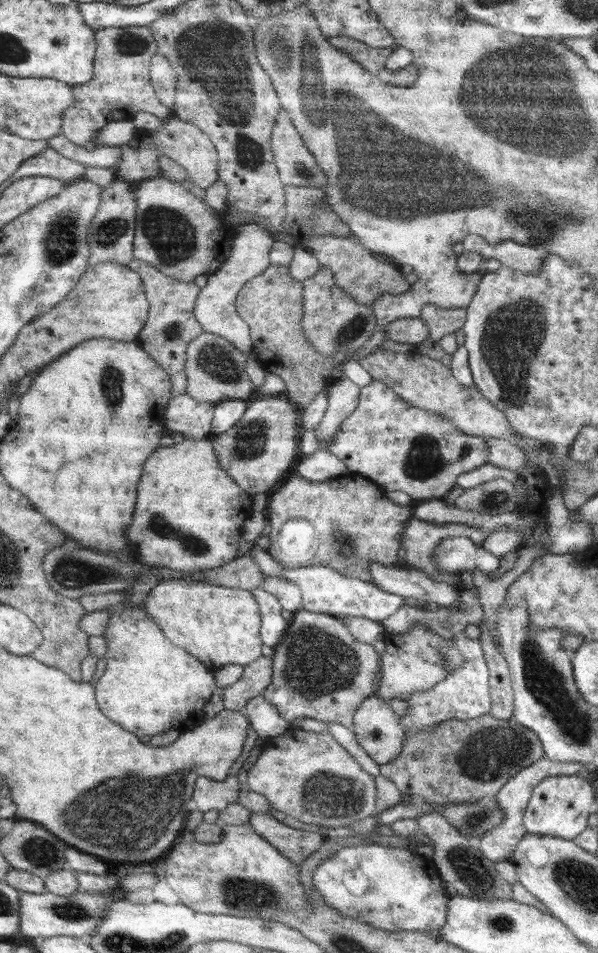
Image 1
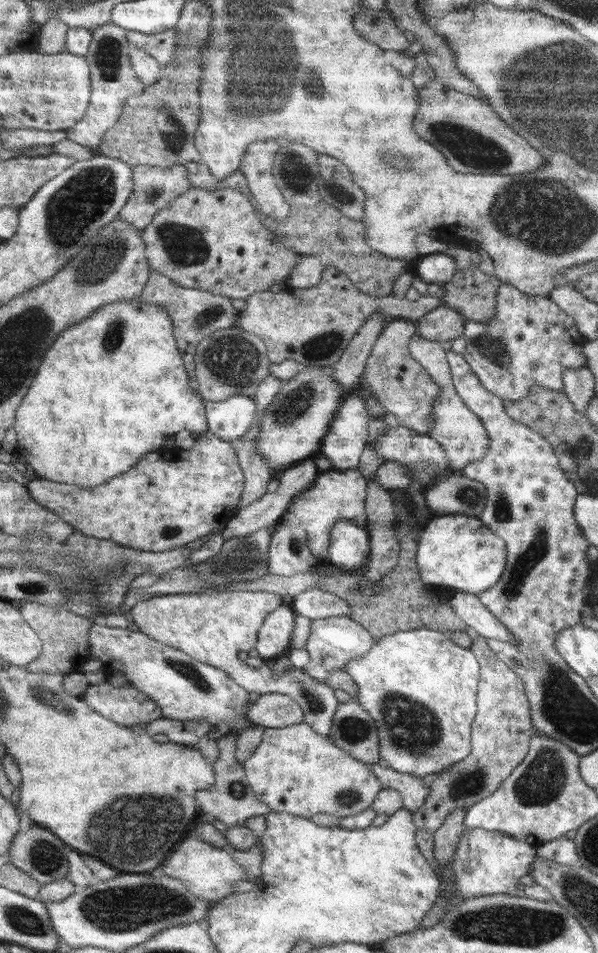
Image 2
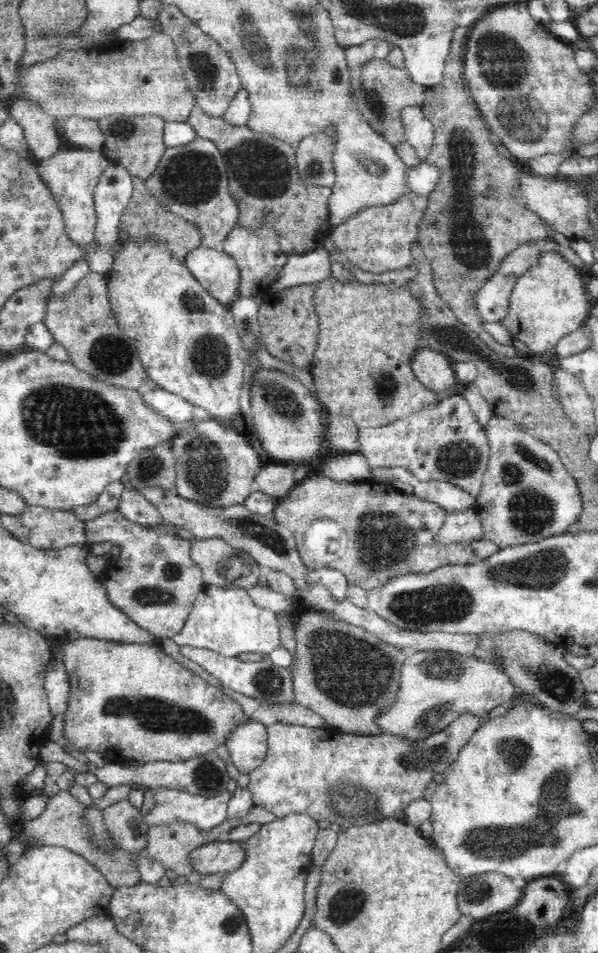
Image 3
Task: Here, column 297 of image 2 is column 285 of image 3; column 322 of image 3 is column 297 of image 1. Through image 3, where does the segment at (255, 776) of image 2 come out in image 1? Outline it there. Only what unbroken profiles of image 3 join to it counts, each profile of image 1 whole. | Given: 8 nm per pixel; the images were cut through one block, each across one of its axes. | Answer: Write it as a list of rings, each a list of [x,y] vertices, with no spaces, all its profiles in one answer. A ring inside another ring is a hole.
[[[291,727],[282,736],[266,739],[260,757],[247,774],[246,788],[265,796],[276,810],[305,824],[323,828],[350,827],[354,822],[376,813],[375,777],[364,772],[328,731],[318,733]]]

